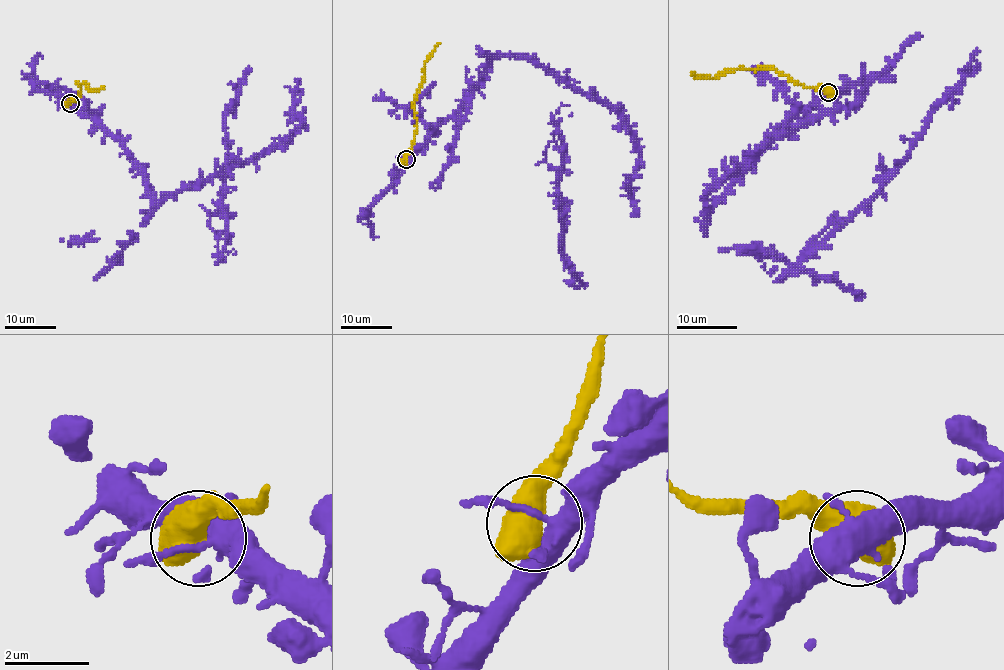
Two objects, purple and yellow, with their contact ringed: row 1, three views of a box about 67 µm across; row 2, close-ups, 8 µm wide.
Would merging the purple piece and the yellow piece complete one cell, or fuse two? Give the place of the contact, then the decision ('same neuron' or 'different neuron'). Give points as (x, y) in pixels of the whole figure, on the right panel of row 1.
place (828, 92); same neuron

